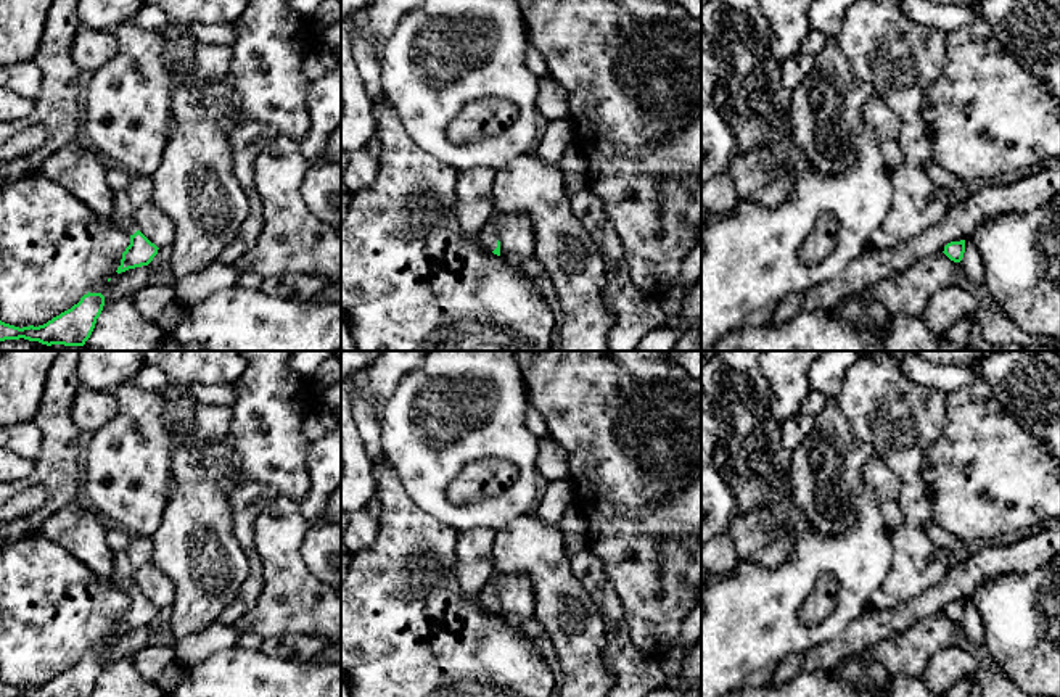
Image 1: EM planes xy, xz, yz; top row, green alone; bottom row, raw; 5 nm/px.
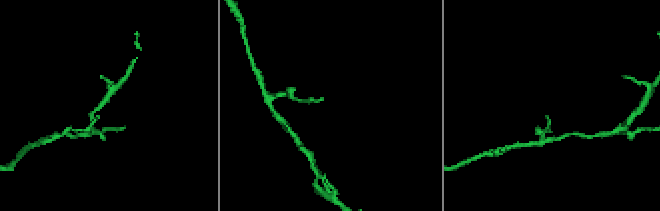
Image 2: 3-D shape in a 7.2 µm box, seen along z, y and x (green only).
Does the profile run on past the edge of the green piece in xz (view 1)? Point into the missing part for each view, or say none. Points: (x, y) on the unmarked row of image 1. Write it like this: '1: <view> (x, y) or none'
1: xz (488, 596)

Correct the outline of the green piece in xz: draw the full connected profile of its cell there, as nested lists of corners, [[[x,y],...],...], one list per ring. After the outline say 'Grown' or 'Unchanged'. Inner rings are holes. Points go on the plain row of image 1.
[[[487,583],[476,596],[484,608],[500,617],[499,592],[492,583]]]. Grown

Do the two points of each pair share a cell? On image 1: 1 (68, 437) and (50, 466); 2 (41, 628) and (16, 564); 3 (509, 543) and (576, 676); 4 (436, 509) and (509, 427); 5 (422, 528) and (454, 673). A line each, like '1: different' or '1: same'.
1: same
2: same
3: same
4: same
5: same

